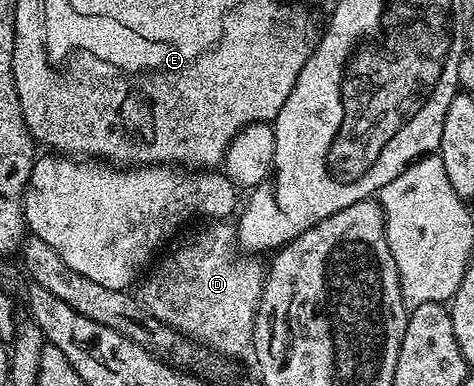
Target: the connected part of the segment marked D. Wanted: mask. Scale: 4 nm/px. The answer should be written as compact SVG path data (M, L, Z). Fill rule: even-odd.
M212 219L201 225L204 226L194 230L177 249L169 248L163 254L165 257L161 256L151 266L150 272L139 282L140 290L135 290L134 296L146 312L154 315L154 319L176 329L197 345L228 359L240 357L249 352L253 342L256 309L264 290L266 265L259 261L259 256L239 257L236 254L235 224L224 219Z

